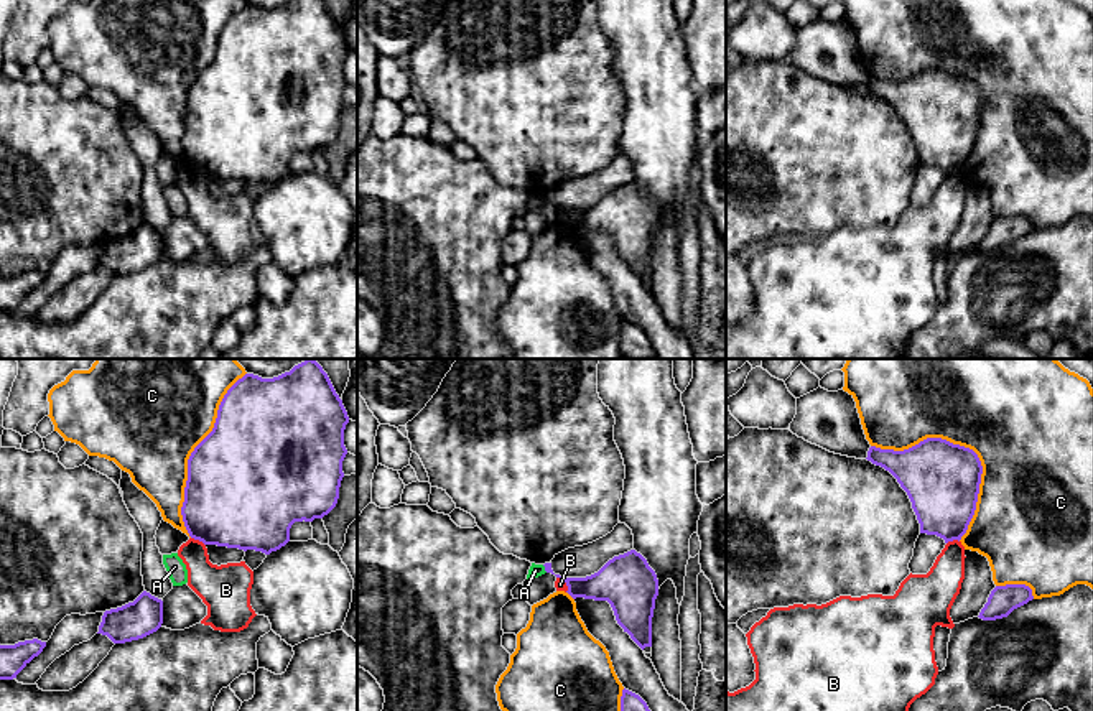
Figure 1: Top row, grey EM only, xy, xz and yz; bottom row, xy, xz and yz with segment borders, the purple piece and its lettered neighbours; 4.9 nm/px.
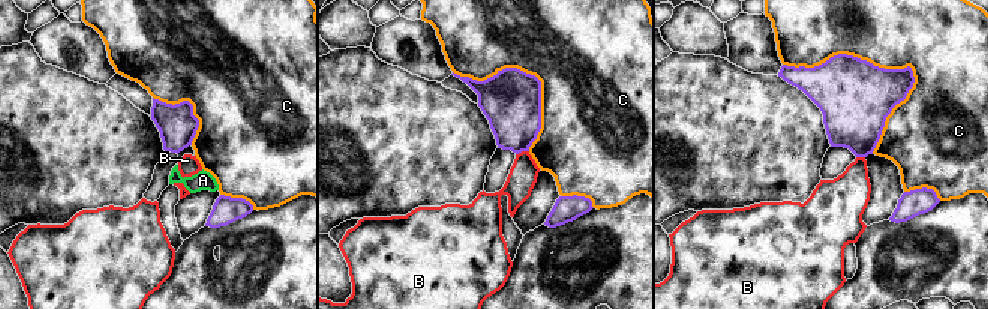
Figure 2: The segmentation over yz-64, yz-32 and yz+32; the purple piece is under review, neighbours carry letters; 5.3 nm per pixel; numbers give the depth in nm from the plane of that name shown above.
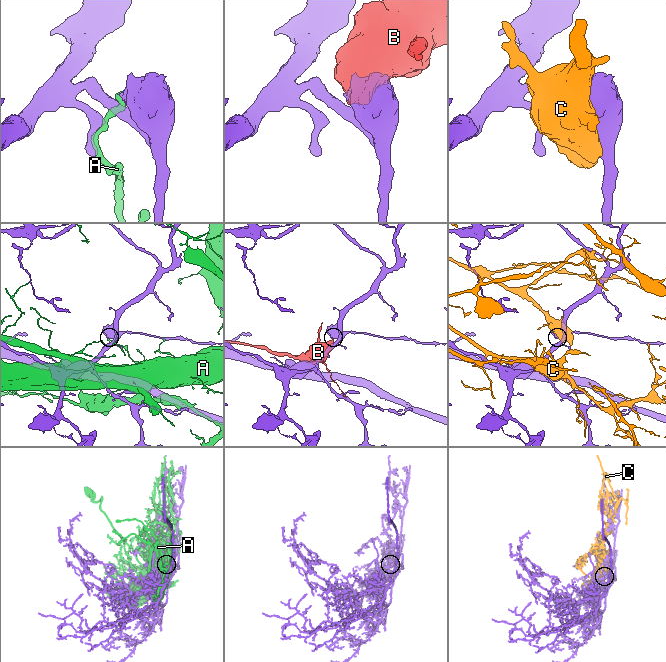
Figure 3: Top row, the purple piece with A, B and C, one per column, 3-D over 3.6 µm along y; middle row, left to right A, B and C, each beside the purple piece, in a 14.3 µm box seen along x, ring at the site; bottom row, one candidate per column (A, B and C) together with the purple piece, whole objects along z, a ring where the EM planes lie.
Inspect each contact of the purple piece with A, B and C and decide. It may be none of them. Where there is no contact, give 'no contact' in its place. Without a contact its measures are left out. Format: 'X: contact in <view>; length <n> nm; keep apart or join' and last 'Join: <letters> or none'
A: contact in xz; length 50 nm; keep apart
B: contact in xy; length 80 nm; keep apart
C: contact in yz; length 650 nm; keep apart
Join: none

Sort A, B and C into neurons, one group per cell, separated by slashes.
A / B / C

